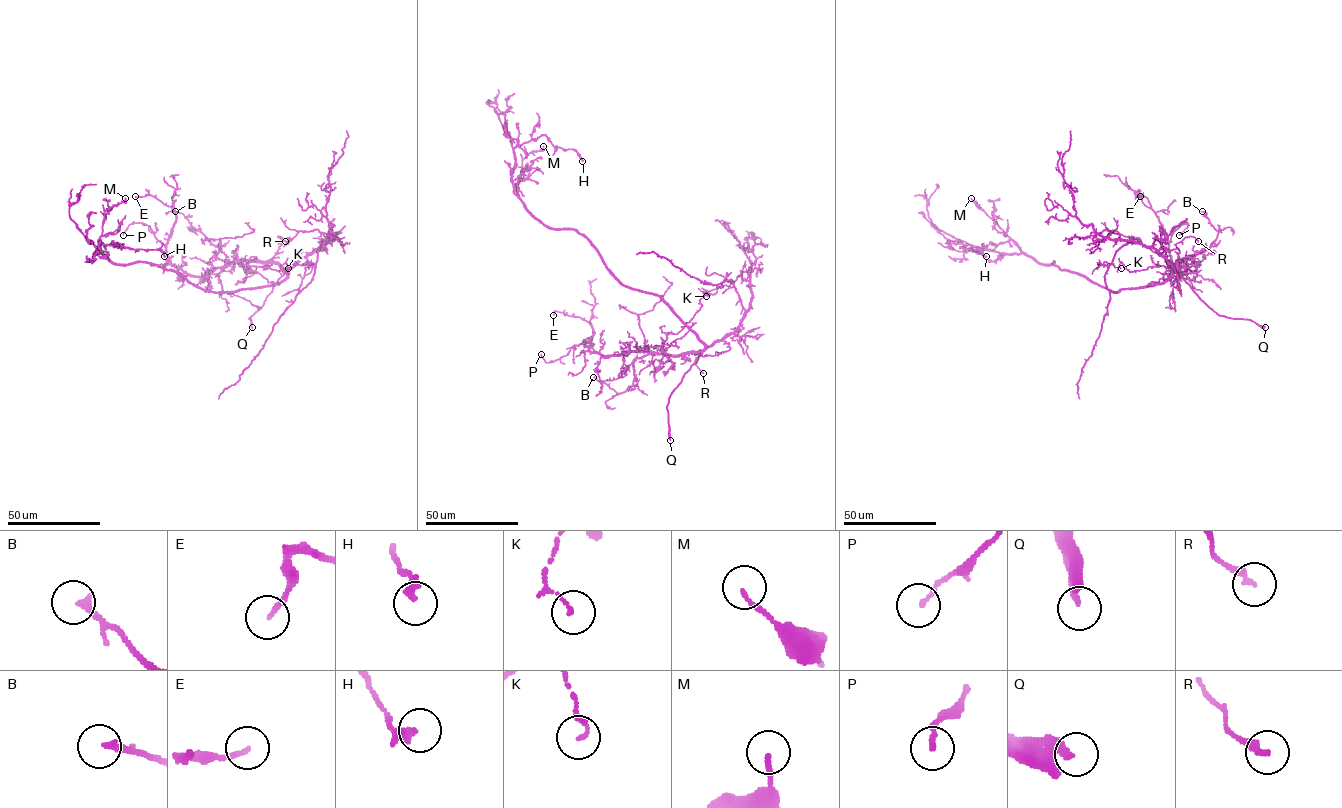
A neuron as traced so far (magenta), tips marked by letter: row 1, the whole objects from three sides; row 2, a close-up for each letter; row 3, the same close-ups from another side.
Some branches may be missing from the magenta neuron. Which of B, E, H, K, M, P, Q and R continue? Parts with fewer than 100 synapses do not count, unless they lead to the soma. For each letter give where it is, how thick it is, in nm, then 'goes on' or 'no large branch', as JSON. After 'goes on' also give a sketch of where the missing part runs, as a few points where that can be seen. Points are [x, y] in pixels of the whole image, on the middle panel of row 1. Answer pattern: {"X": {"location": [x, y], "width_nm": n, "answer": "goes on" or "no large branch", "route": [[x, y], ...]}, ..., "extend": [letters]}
{"B": {"location": [593, 377], "width_nm": 240, "answer": "no large branch"}, "E": {"location": [553, 315], "width_nm": 150, "answer": "no large branch"}, "H": {"location": [582, 161], "width_nm": 300, "answer": "no large branch"}, "K": {"location": [706, 296], "width_nm": 100, "answer": "no large branch"}, "M": {"location": [543, 146], "width_nm": 160, "answer": "no large branch"}, "P": {"location": [541, 354], "width_nm": 160, "answer": "no large branch"}, "Q": {"location": [670, 440], "width_nm": 240, "answer": "goes on", "route": [[670, 440], [669, 452], [655, 465], [645, 468]]}, "R": {"location": [703, 373], "width_nm": 240, "answer": "no large branch"}, "extend": ["Q"]}

